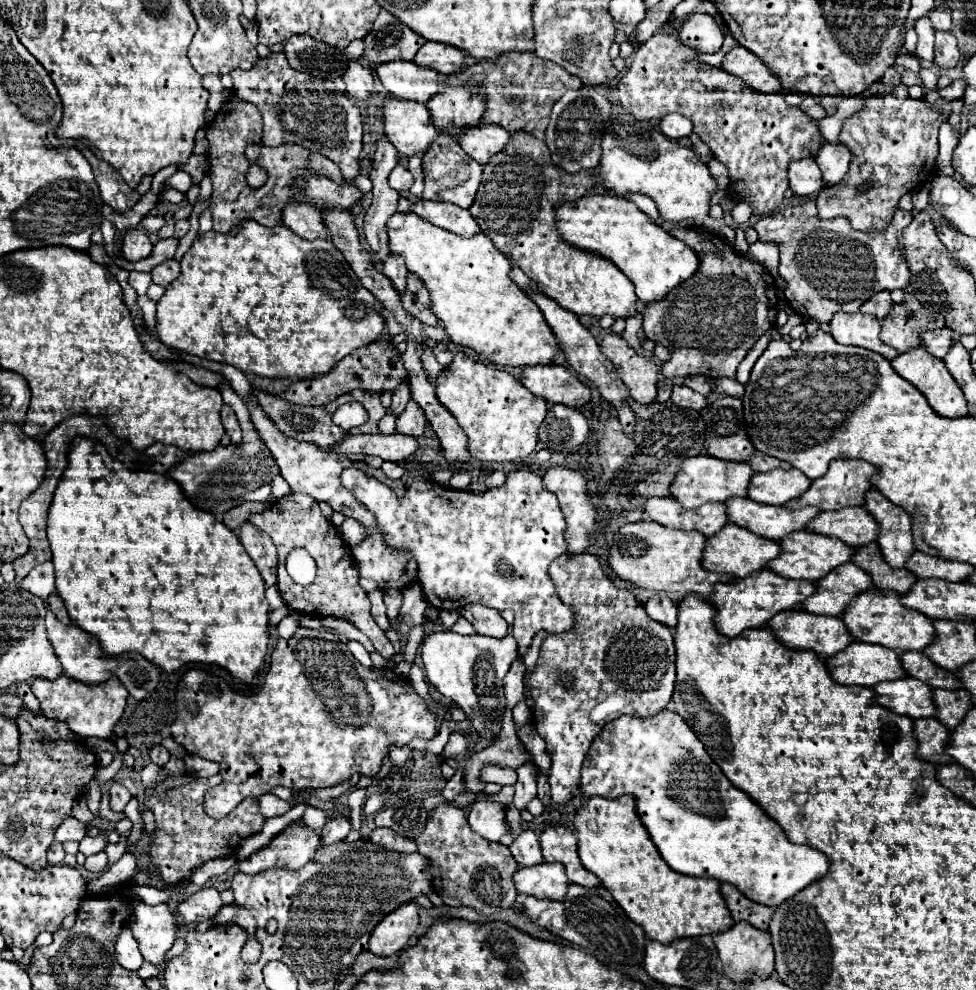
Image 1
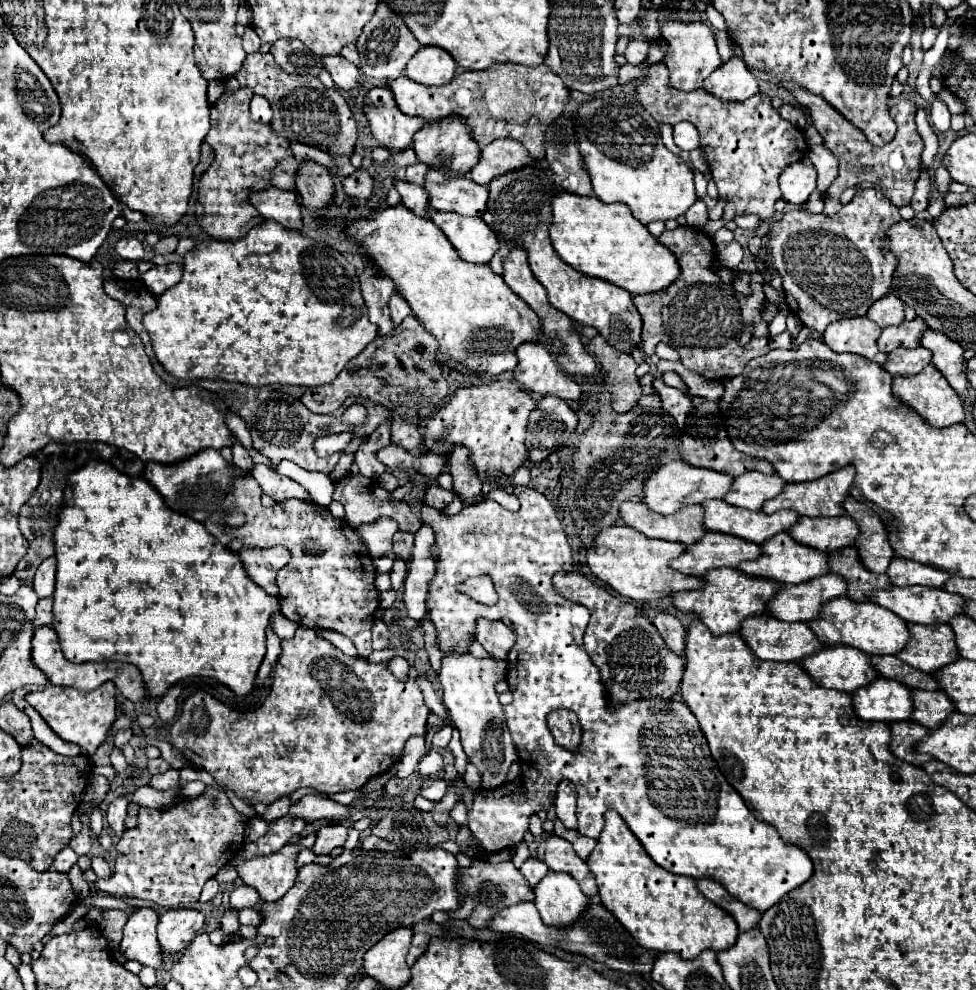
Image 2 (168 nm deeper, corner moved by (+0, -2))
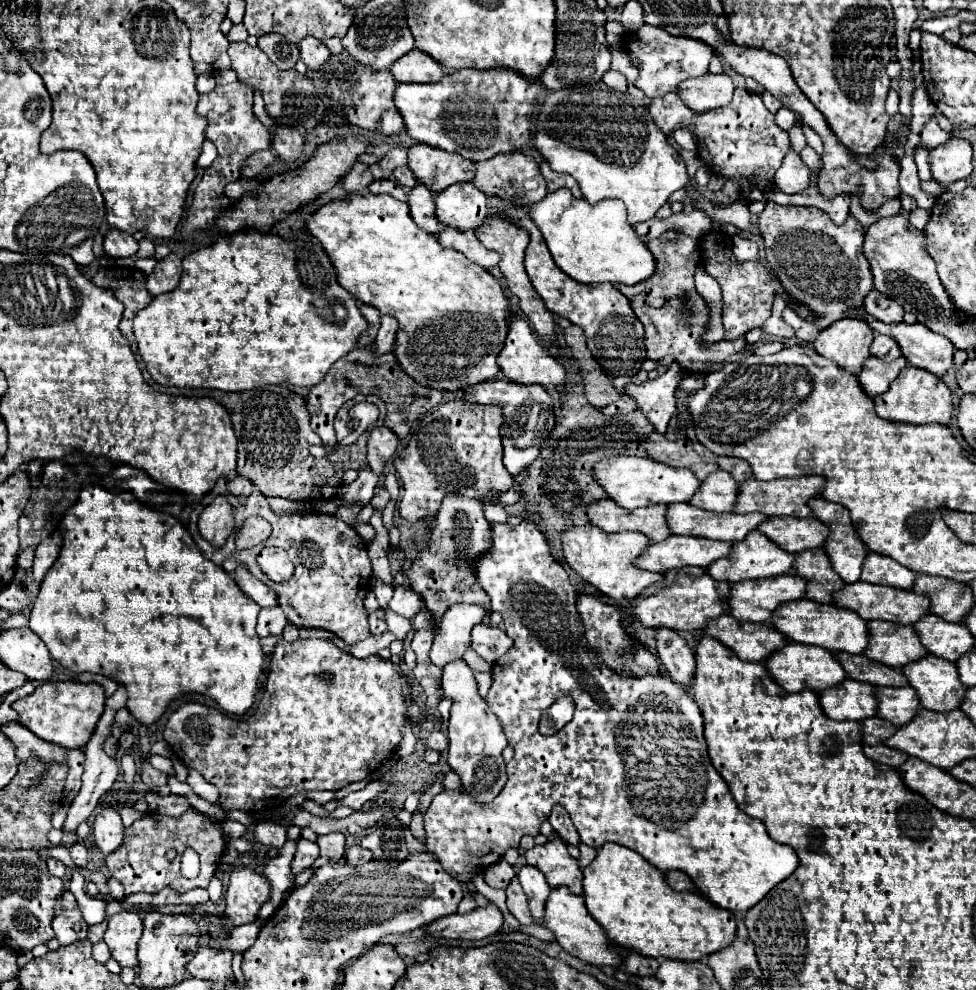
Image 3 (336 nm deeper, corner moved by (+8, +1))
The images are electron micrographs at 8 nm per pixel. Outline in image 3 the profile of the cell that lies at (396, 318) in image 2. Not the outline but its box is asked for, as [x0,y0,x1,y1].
[374,316,398,354]

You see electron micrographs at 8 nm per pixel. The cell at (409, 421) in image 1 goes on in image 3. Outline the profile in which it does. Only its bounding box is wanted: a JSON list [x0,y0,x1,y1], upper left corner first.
[368,426,400,474]

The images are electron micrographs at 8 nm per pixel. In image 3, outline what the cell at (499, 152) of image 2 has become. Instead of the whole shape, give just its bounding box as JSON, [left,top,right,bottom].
[472,152,546,204]

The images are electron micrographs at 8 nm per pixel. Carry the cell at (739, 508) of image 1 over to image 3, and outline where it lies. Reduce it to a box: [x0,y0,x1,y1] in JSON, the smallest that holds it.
[668,502,768,542]

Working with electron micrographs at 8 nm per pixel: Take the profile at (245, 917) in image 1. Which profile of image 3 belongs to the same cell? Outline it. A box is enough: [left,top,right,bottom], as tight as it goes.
[209,922,262,952]

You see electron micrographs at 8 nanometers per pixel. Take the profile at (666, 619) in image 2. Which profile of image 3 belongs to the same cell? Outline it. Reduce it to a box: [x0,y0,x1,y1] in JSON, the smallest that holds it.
[656,628,694,686]

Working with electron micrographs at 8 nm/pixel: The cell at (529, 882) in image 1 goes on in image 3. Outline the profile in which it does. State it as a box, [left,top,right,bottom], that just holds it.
[542,886,622,966]

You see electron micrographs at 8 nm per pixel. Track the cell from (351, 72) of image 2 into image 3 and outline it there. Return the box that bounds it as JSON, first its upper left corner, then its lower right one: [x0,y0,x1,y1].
[300,38,330,72]

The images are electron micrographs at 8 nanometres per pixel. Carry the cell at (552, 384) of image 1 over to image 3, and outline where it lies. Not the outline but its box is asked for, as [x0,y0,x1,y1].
[498,316,566,388]

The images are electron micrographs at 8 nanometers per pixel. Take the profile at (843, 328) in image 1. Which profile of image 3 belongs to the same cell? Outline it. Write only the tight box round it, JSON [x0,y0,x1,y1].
[814,318,874,374]

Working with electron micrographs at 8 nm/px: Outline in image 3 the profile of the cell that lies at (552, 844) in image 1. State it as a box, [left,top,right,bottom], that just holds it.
[526,838,582,894]

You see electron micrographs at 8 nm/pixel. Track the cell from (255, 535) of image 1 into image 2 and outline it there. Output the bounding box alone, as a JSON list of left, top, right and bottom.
[240,545,290,597]

